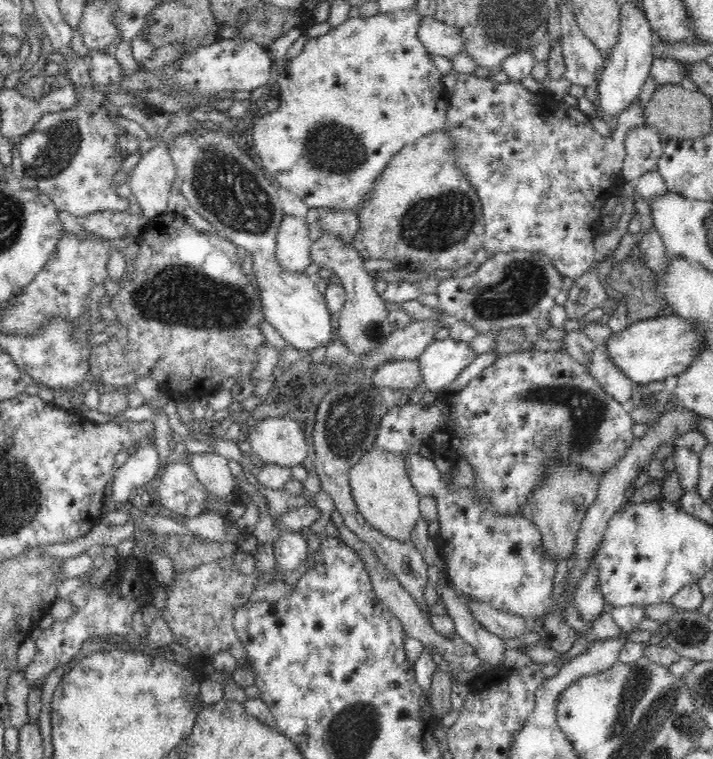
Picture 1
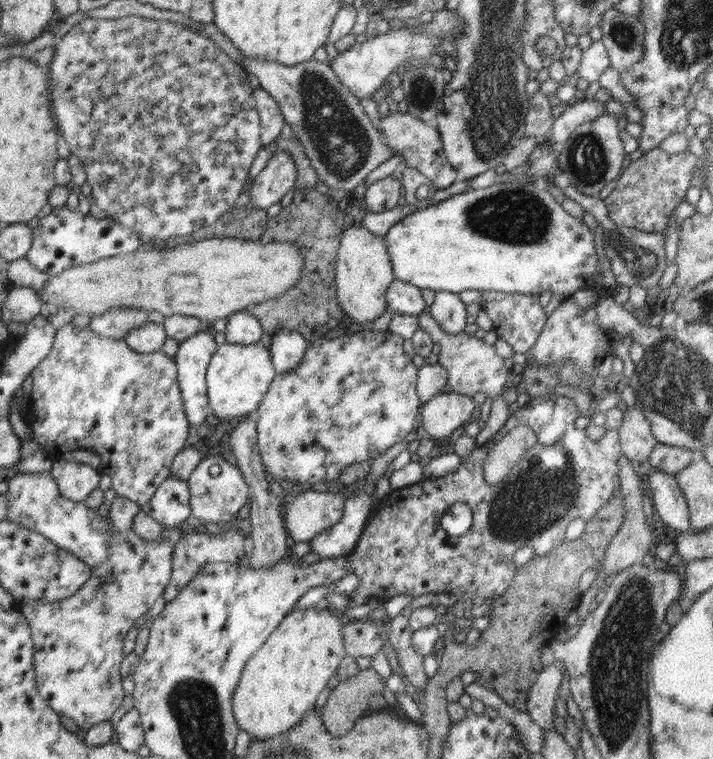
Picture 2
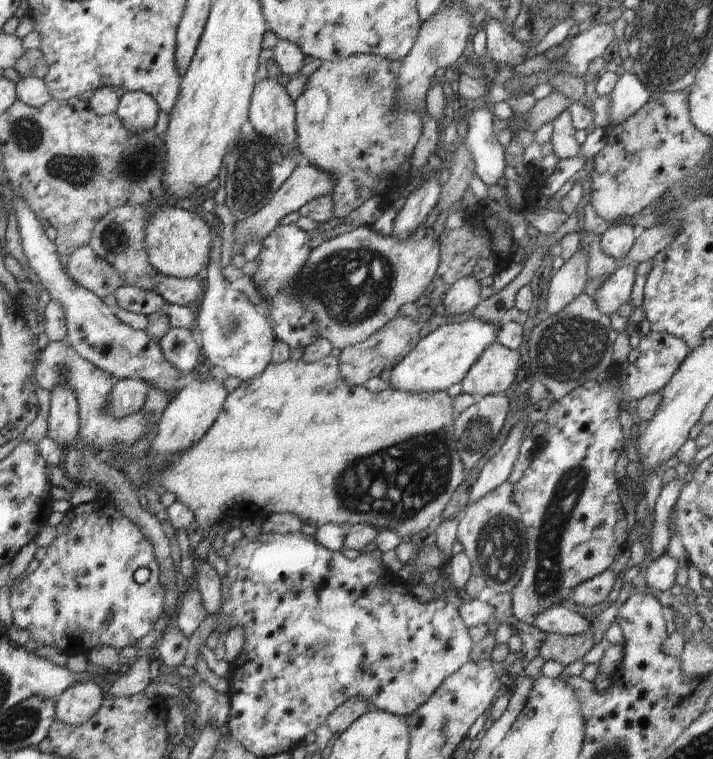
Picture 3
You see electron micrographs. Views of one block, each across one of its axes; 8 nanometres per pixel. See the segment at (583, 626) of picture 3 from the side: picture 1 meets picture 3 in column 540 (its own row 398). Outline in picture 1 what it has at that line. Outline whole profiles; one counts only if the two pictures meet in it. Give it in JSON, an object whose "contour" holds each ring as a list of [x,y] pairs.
{"contour":[[[598,344],[594,348],[592,363],[588,367],[589,373],[596,382],[620,404],[630,406],[632,398],[632,381],[608,357],[605,344]]]}

